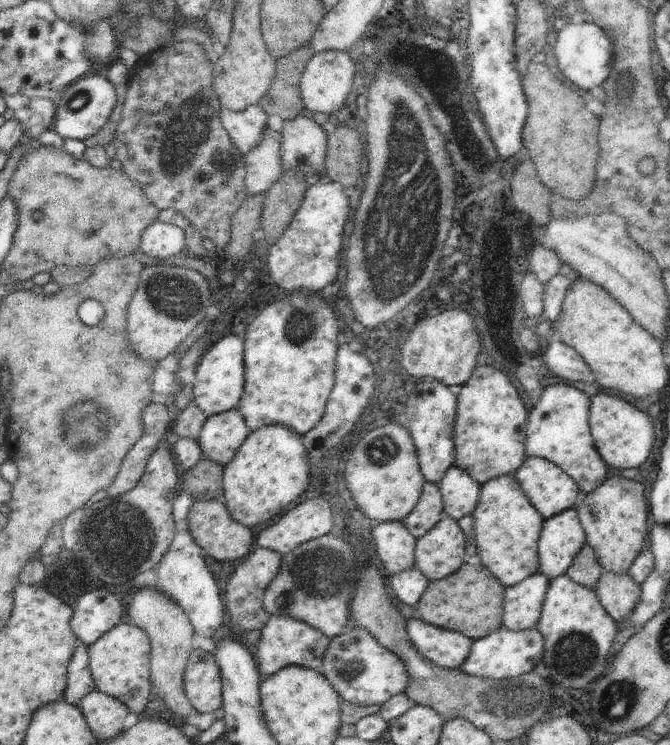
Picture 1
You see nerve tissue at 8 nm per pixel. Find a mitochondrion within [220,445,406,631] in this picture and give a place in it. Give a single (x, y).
(322, 573)

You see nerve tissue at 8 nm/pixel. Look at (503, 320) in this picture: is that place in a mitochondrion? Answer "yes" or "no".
no

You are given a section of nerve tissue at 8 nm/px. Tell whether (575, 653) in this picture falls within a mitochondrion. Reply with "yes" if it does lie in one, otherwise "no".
yes

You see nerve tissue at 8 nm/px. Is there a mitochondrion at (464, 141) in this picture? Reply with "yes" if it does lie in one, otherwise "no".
no

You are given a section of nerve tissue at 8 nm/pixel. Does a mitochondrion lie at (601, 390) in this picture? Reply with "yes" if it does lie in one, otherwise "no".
no

